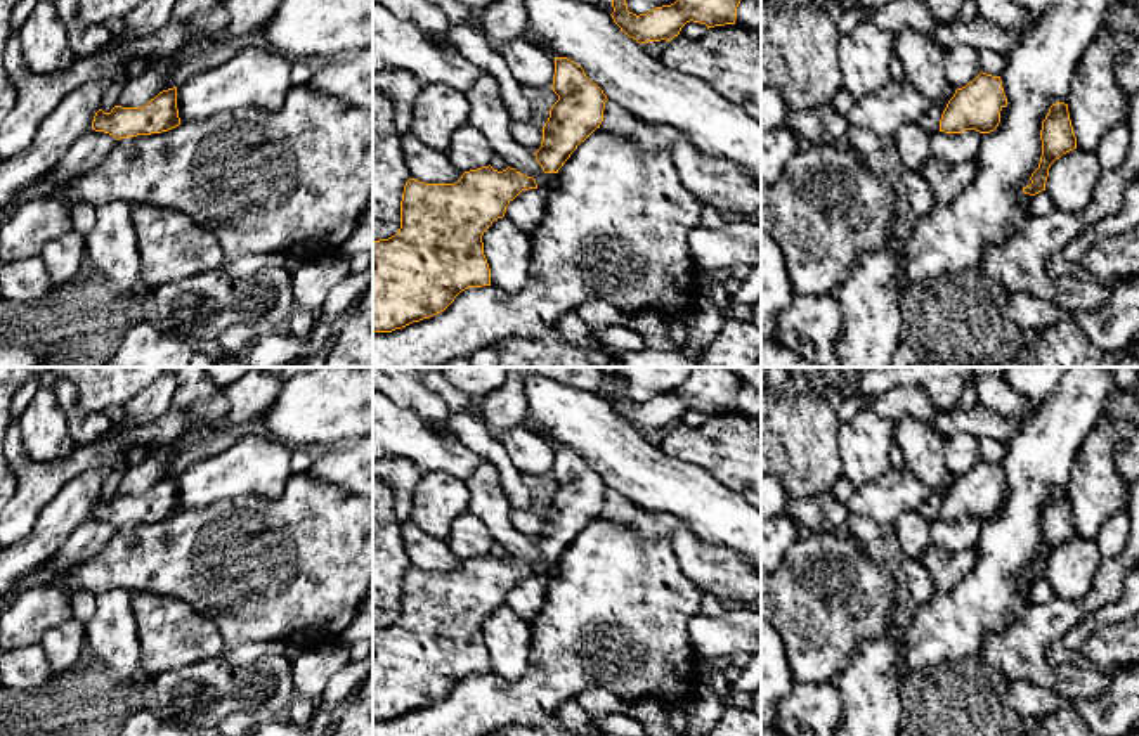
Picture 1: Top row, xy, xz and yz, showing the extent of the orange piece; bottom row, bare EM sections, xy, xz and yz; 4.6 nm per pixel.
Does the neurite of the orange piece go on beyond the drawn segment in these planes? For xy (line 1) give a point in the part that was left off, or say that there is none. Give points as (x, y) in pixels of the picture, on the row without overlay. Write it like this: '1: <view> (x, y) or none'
1: none

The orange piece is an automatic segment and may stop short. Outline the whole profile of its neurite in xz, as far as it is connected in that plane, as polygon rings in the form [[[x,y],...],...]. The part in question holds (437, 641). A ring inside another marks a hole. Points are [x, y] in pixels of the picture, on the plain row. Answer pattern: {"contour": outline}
{"contour": [[[491,552],[465,559],[454,571],[409,566],[400,589],[399,620],[373,629],[373,720],[392,720],[430,707],[444,700],[461,679],[491,674],[482,623],[529,577],[537,577],[532,565],[510,554],[498,559]]]}

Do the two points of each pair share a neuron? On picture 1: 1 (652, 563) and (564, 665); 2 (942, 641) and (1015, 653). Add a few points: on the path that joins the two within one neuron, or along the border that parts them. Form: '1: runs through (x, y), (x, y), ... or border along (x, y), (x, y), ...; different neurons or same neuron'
1: runs through (626, 589), (578, 639); same neuron
2: border along (1013, 624), (997, 632), (989, 632), (975, 655); different neurons

